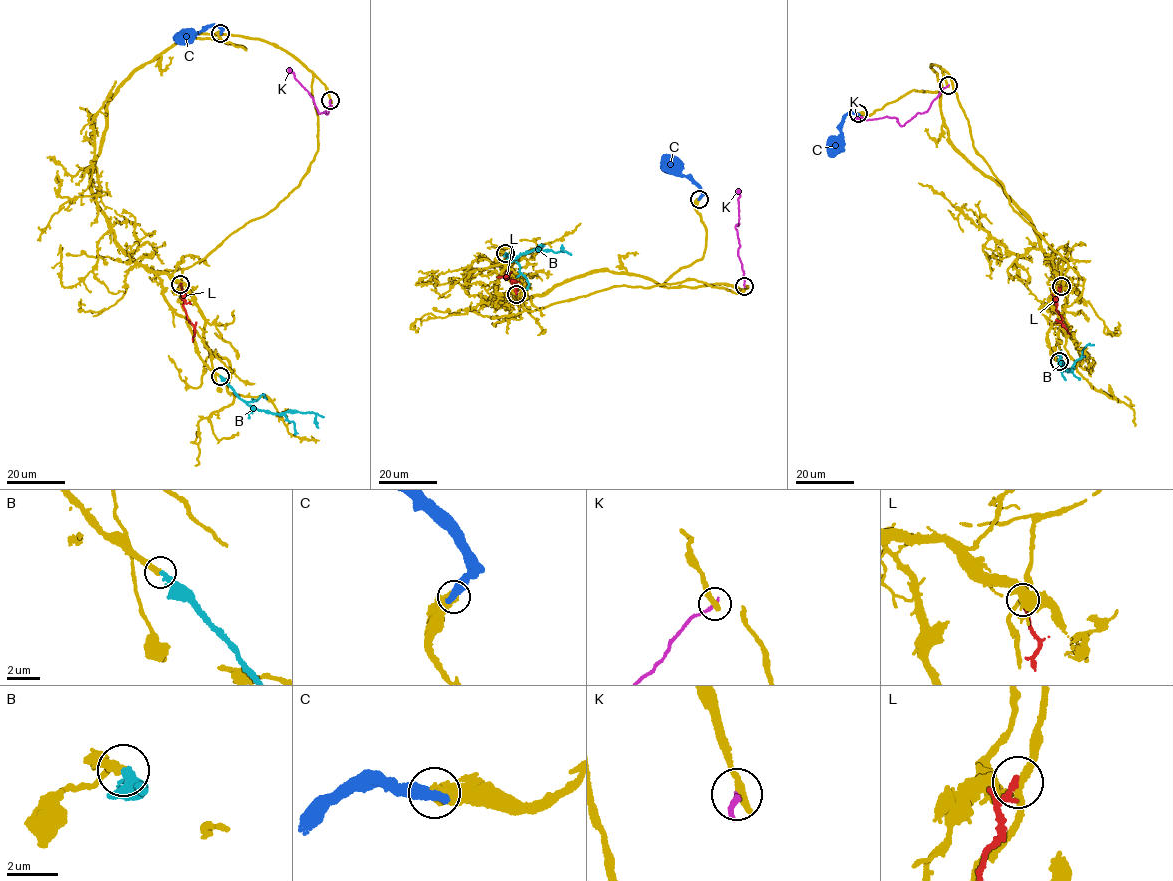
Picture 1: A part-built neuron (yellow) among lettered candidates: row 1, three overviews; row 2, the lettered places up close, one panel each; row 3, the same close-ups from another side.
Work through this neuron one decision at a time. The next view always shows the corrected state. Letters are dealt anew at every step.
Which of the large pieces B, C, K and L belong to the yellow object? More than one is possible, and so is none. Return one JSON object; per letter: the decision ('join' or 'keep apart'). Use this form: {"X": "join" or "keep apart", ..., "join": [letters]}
{"B": "join", "C": "keep apart", "K": "keep apart", "L": "keep apart", "join": ["B"]}

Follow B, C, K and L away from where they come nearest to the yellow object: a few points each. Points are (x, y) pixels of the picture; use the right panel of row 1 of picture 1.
B: (1059, 361), (1071, 370), (1064, 369), (1058, 353), (1058, 365)
C: (858, 113), (845, 116), (841, 135), (829, 156)
K: (947, 85), (927, 110), (917, 113), (903, 126), (894, 117), (855, 118)
L: (1061, 286), (1056, 311), (1070, 334)

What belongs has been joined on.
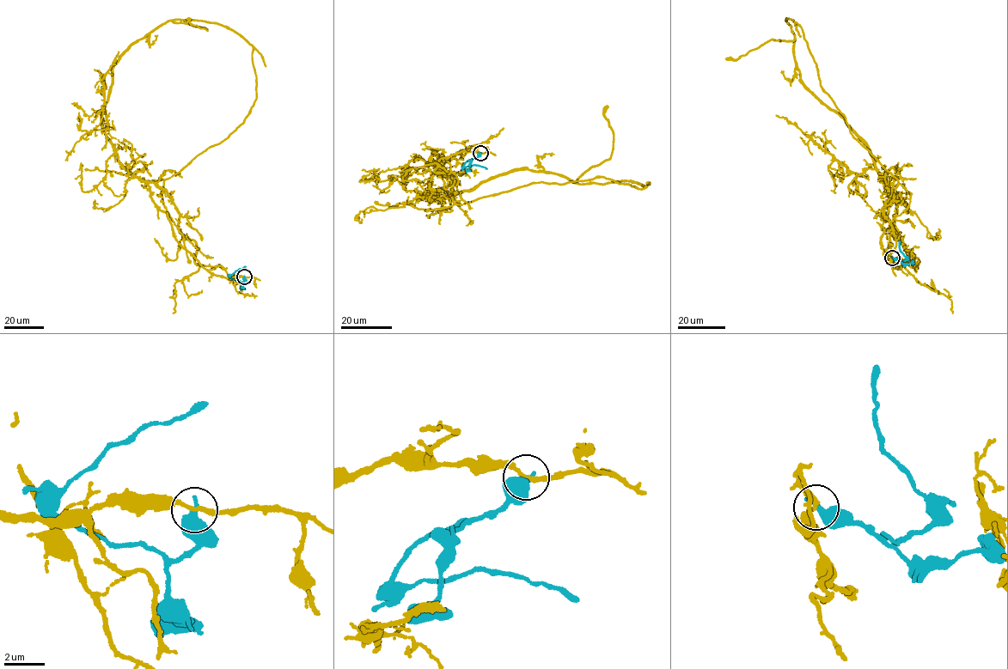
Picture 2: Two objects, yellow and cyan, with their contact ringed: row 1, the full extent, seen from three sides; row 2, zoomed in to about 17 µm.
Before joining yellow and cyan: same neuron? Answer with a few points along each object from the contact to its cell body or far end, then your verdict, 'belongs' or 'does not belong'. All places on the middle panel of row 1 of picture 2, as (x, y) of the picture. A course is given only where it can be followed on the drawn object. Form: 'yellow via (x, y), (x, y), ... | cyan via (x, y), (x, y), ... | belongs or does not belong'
yellow via (480, 153), (431, 151), (434, 192), (418, 198), (523, 168), (645, 186), (601, 176), (463, 203) | cyan via (480, 153), (466, 161), (463, 167), (475, 164), (487, 169) | does not belong

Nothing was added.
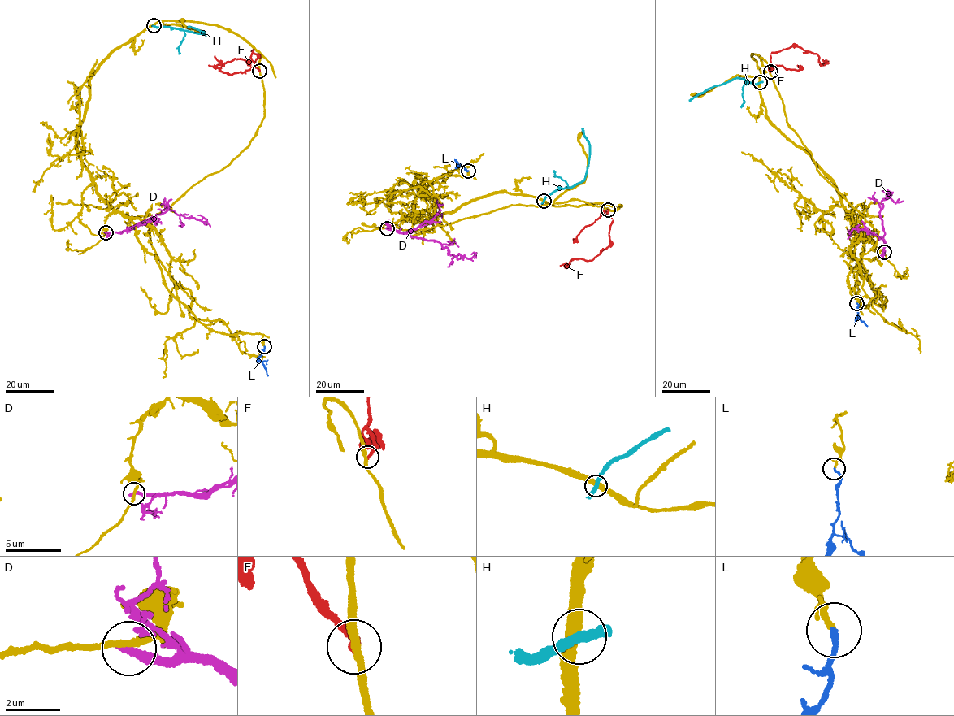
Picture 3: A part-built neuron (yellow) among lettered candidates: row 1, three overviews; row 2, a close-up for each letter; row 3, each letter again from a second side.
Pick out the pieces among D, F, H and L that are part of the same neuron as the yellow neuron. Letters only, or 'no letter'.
L

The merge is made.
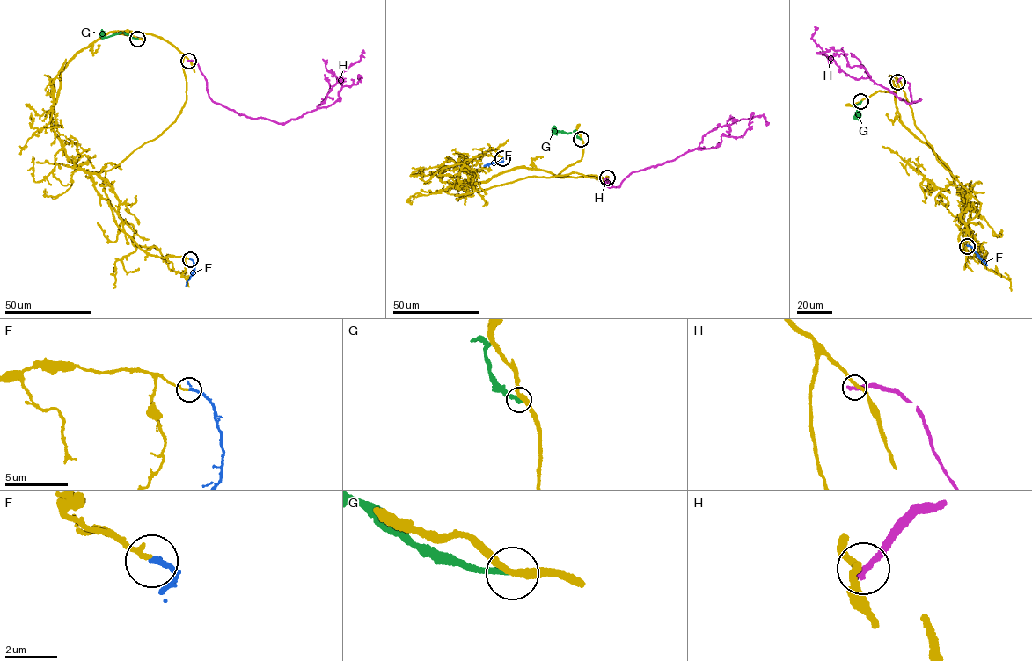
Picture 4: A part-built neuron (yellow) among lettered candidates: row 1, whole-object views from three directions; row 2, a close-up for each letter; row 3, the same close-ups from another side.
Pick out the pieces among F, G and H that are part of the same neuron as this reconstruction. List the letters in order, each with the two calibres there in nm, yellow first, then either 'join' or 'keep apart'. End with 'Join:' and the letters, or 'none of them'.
F: 180 nm thick on the yellow side, 240 nm on the other; join
G: 300 nm thick on the yellow side, 280 nm on the other; keep apart
H: 240 nm thick on the yellow side, 280 nm on the other; keep apart
Join: F

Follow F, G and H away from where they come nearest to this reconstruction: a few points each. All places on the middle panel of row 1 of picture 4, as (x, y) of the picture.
F: (502, 158), (502, 162), (484, 165)
G: (581, 139), (576, 131), (567, 134), (556, 130)
H: (607, 177), (605, 185), (619, 187), (633, 172), (692, 150), (720, 127), (763, 115), (769, 122)

